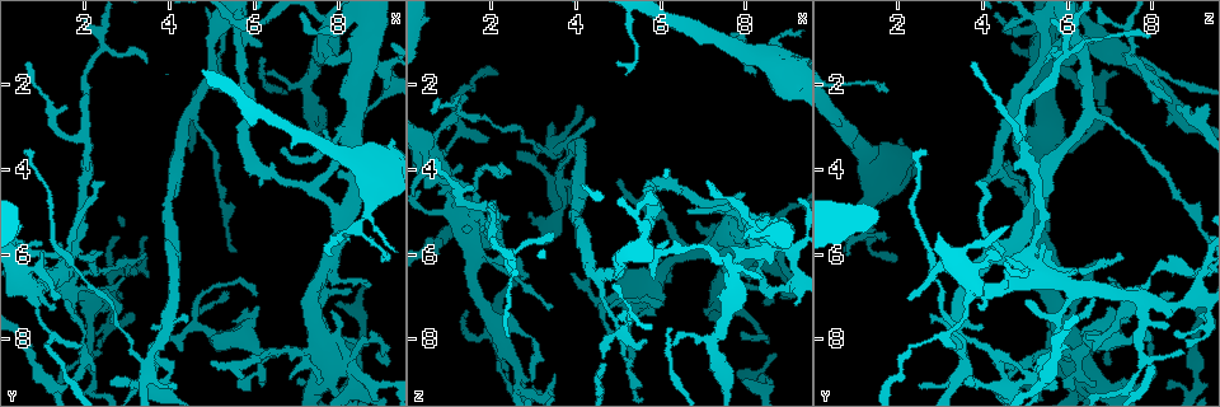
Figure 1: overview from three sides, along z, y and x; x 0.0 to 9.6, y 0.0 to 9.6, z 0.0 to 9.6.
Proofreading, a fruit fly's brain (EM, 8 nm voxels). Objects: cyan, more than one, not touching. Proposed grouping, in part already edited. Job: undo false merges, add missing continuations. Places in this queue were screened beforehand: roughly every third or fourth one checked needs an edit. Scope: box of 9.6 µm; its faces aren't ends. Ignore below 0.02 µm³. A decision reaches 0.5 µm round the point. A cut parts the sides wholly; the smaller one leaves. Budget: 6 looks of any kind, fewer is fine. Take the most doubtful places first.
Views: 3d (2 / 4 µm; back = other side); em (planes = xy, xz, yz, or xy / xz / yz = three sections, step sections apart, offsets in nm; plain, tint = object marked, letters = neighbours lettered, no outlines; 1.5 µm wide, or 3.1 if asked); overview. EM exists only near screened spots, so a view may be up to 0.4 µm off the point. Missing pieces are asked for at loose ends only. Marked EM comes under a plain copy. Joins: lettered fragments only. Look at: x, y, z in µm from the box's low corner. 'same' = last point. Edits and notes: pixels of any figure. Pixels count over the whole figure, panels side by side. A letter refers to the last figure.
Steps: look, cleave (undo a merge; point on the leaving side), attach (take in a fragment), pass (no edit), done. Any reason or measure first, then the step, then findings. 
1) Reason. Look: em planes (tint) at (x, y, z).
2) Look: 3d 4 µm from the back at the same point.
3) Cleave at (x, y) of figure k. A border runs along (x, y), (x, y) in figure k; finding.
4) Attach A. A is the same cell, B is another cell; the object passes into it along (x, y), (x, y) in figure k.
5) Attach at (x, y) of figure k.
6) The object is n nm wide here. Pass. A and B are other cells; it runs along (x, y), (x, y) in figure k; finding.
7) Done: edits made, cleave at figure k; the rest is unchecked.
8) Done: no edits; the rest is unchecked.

Thin arm on a thick one. Look: em yz step 4 (letters) at (0.80, 6.95, 3.75).

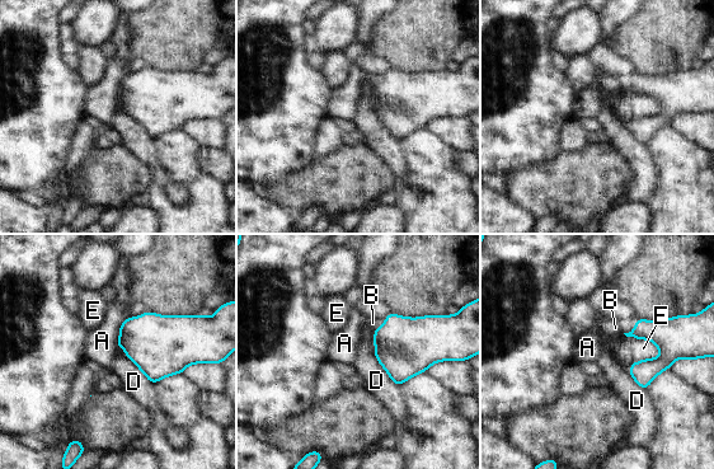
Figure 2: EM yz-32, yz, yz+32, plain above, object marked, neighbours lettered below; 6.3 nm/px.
Pass. A, B, D and E are other cells; all the same cell.

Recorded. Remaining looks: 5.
Branch stops here. Look: 3d 4 µm at (6.80, 8.90, 5.25).

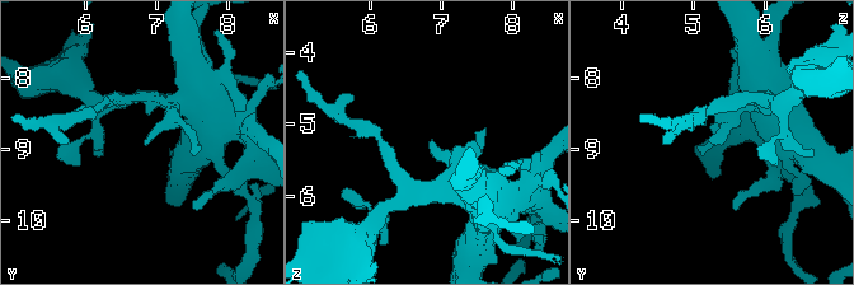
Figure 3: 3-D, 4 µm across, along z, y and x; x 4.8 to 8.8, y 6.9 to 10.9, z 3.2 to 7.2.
Shape alone is not enough. Look: em planes (tint) at (6.85, 8.90, 5.30).

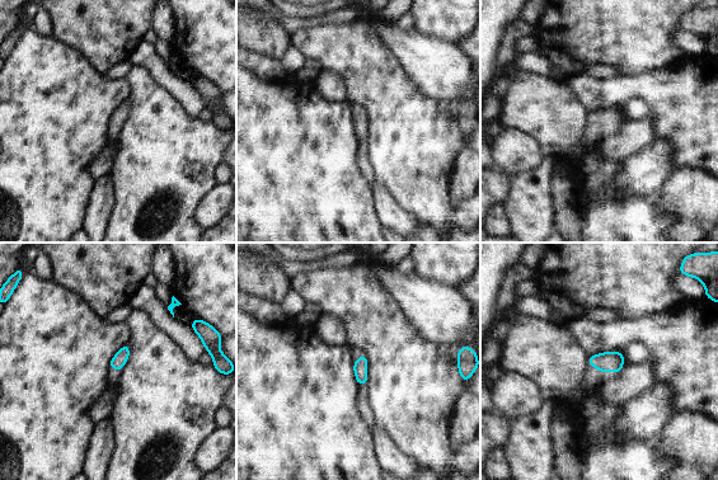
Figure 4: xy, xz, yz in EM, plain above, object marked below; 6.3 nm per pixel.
See the neighbours. Look: em planes (letters) at the same point.

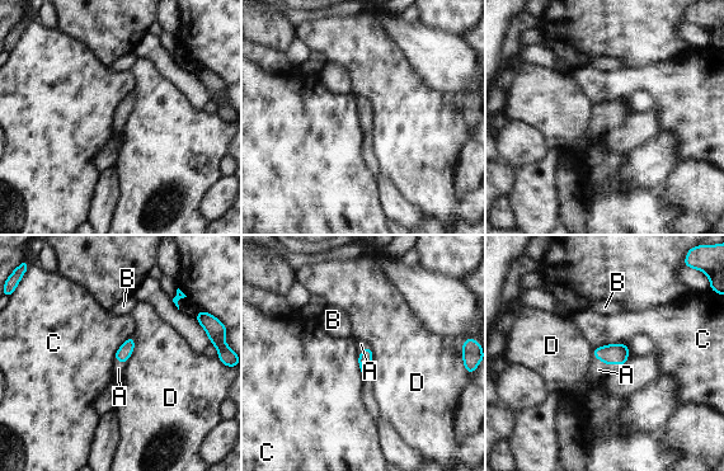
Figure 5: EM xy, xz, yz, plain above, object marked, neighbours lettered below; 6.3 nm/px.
Attach A. A is the same cell, B, C and D are other cells; the object passes into it along (614, 353), (609, 363), (598, 370) in figure 5; the cell continues.

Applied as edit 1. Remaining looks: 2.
Done: edits made, attach at figure 5; the rest is unchecked.

